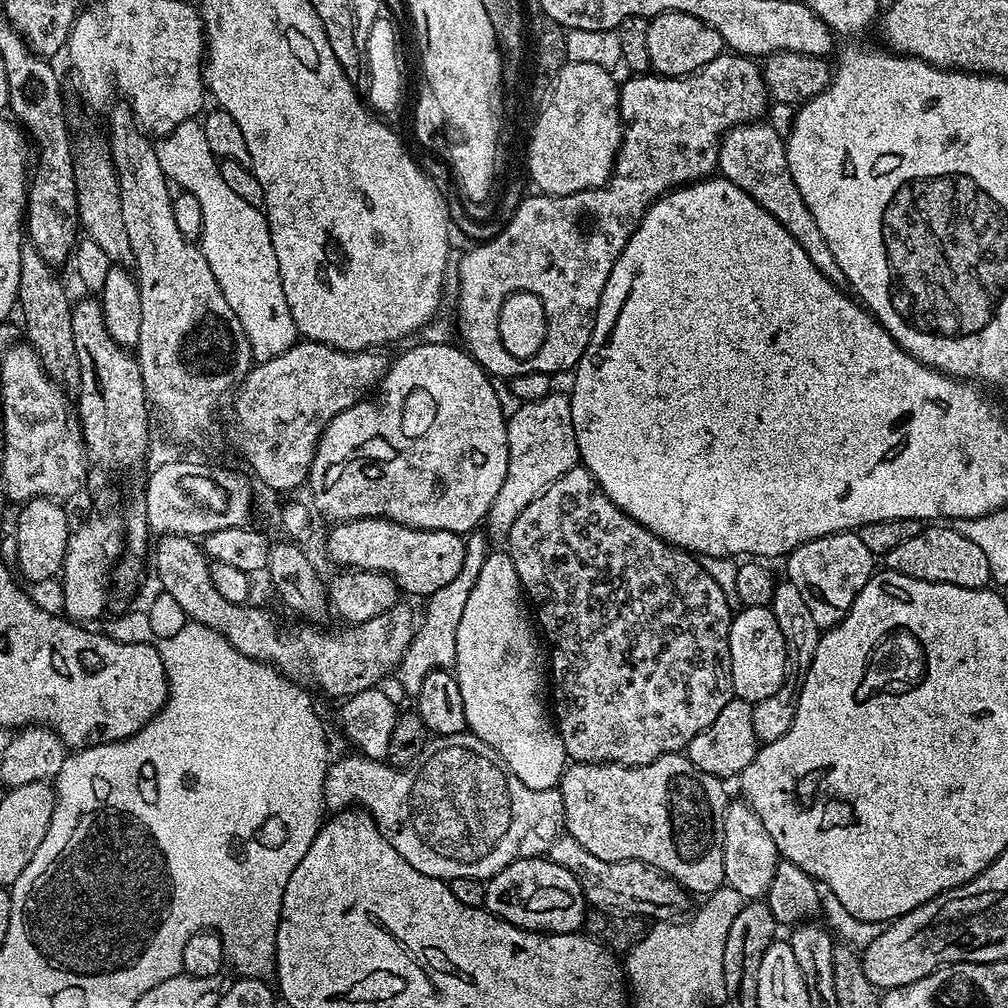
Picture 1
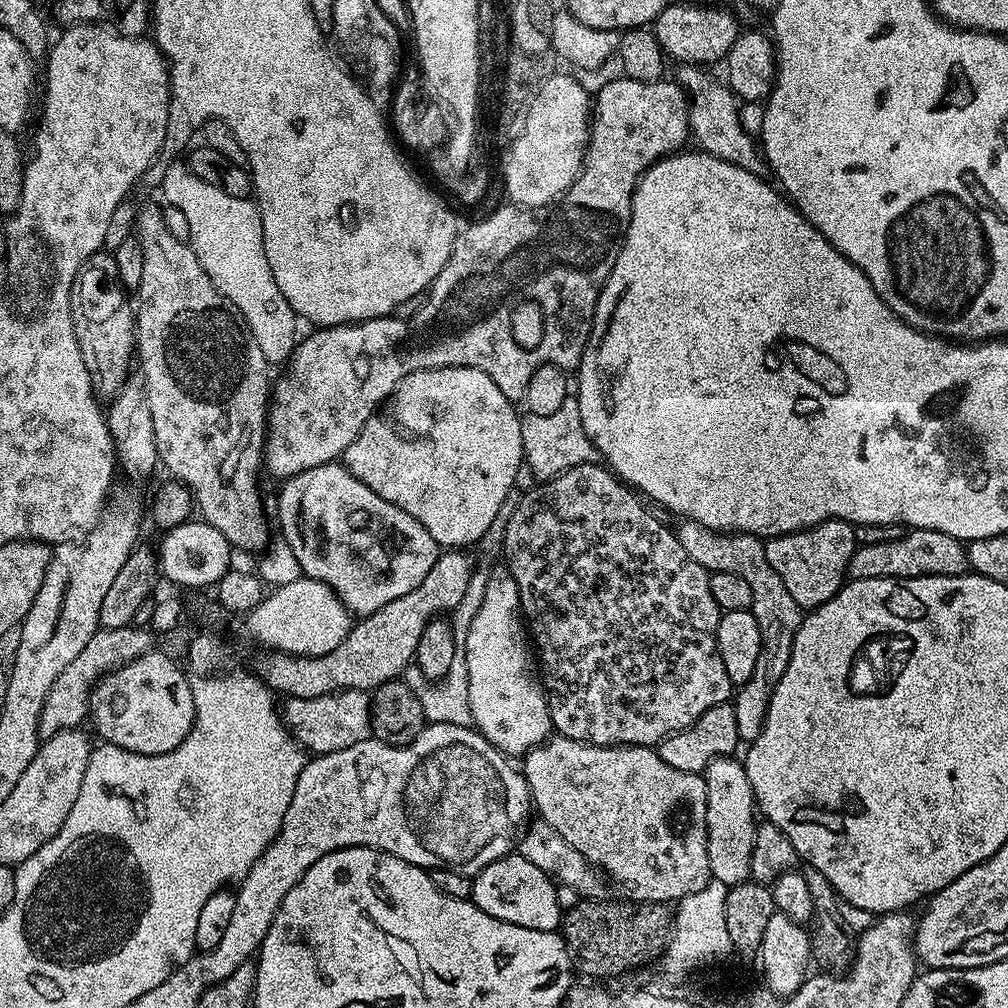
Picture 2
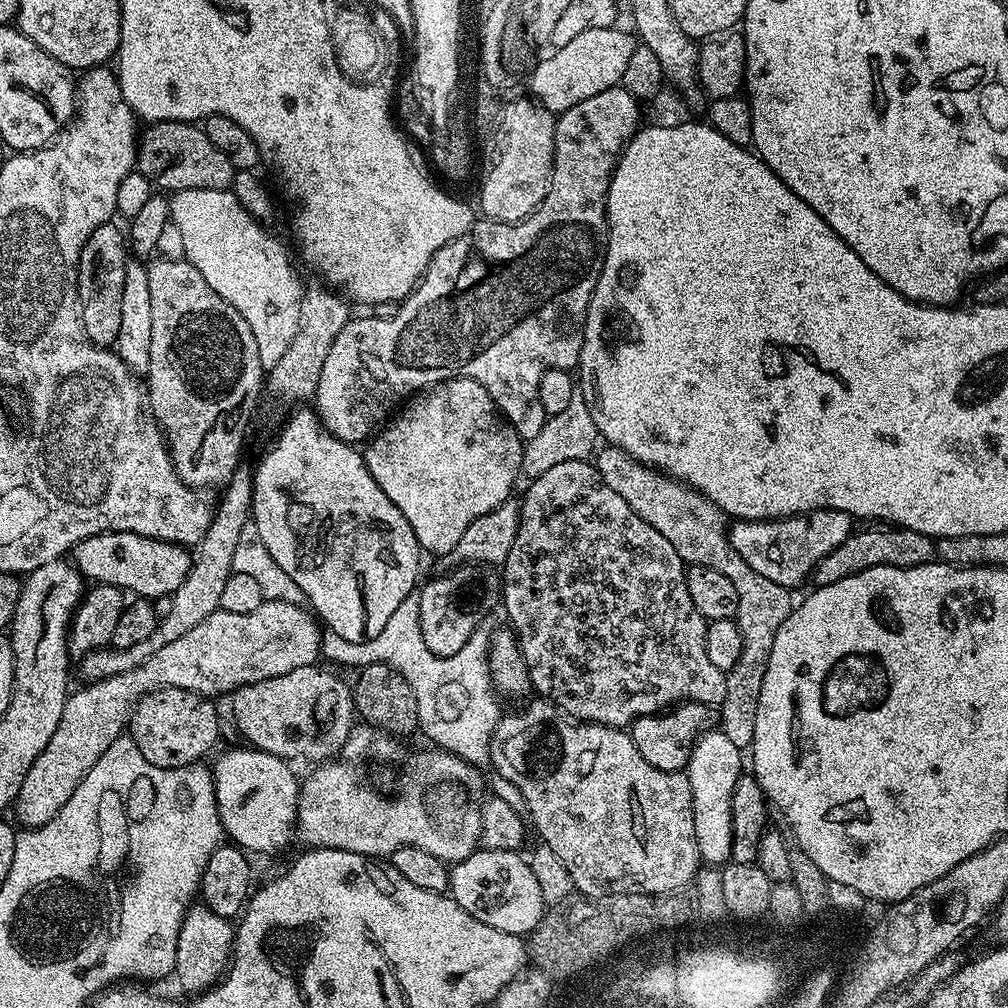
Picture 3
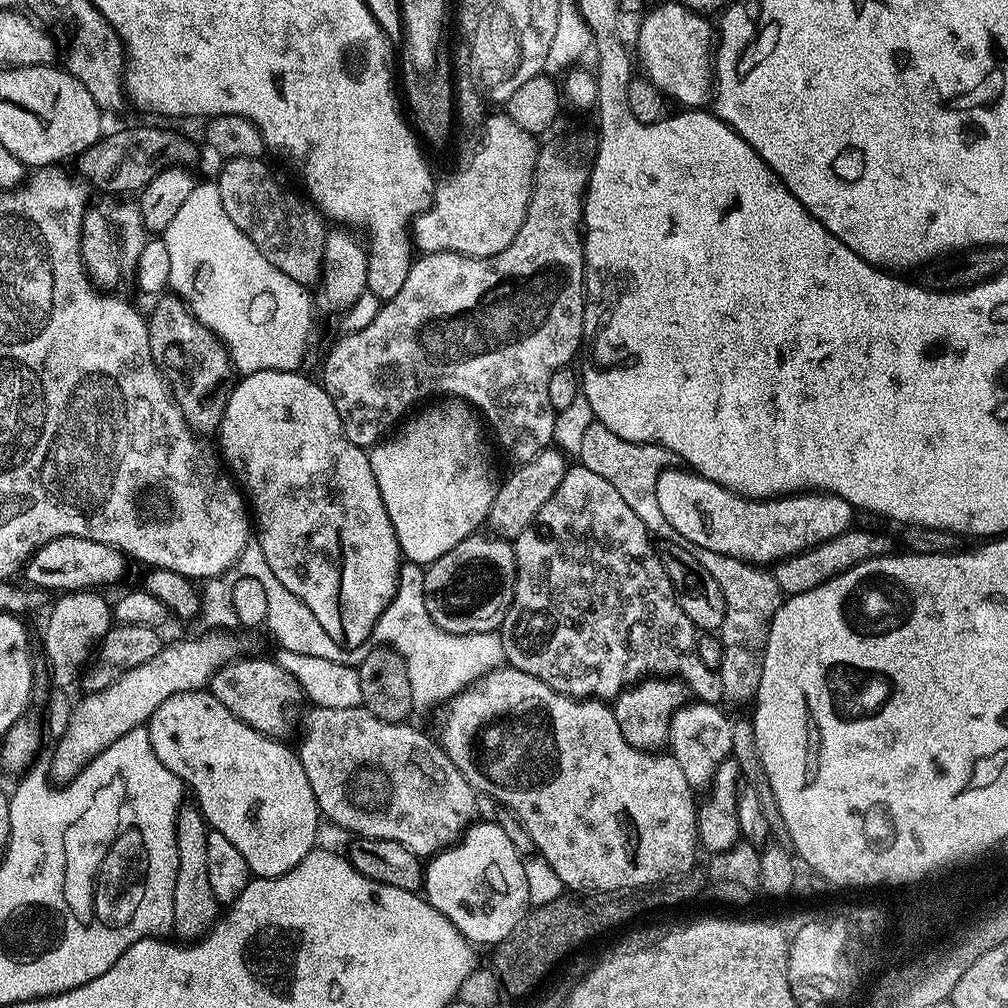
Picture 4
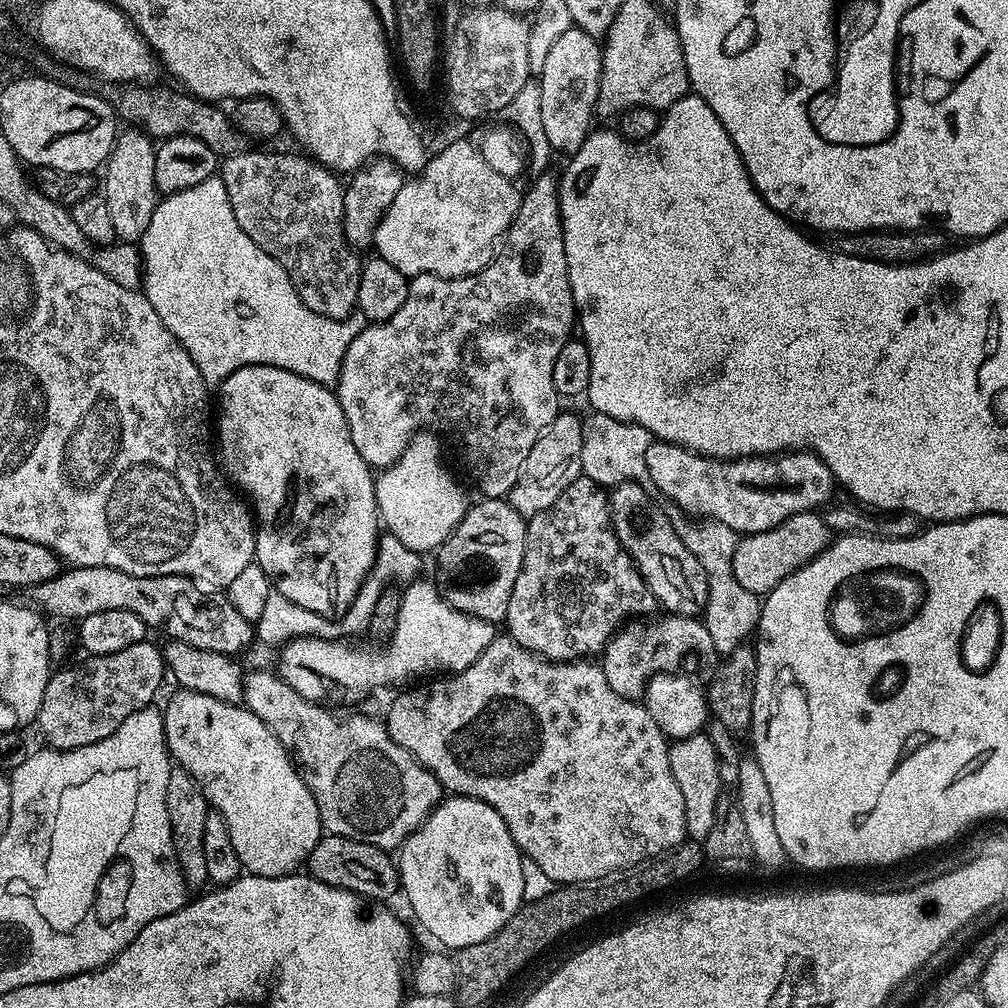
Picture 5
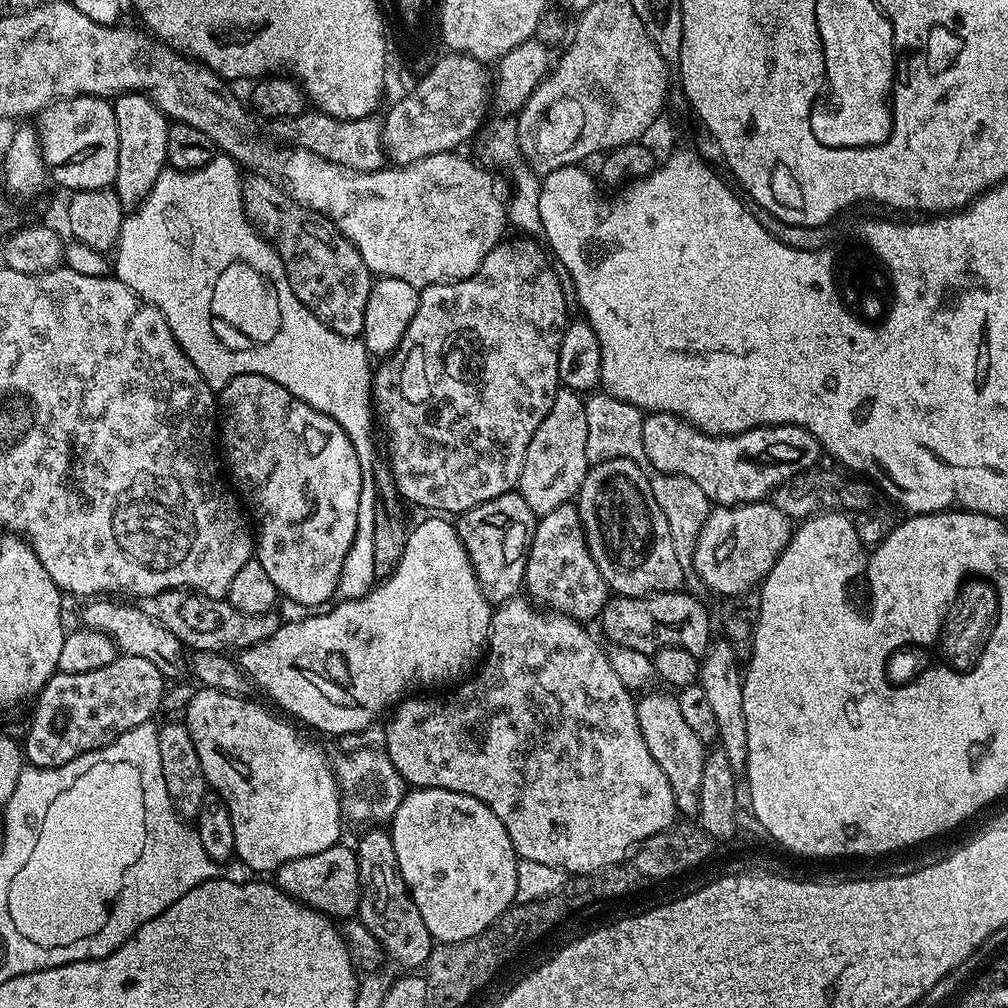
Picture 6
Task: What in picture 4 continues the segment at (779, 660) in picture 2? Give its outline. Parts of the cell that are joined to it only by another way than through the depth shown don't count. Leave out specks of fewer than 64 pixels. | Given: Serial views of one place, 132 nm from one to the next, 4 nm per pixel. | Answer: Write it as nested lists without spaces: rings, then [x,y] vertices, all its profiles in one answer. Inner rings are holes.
[[[593,423],[587,427],[586,434],[583,435],[577,457],[581,467],[606,478],[606,482],[609,482],[610,486],[613,486],[614,490],[629,503],[630,510],[642,519],[648,531],[655,537],[668,542],[680,540],[678,530],[674,530],[666,522],[658,505],[658,474],[665,468],[671,467],[674,462],[674,457],[668,449],[660,444],[626,442],[625,439],[618,437],[618,434],[614,434],[614,430],[608,430],[606,426]],[[692,548],[694,558],[714,574],[714,582],[722,586],[722,598],[726,598],[726,618],[718,633],[722,650],[719,674],[724,687],[724,700],[732,704],[744,704],[755,697],[762,682],[762,662],[766,642],[770,634],[770,622],[782,603],[782,593],[771,571],[763,567],[739,560],[714,550]]]

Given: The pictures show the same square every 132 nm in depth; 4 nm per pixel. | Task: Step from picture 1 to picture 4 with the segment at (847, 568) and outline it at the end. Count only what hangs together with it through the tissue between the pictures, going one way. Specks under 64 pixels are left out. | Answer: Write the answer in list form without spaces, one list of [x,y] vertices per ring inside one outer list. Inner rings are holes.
[[[668,467],[658,474],[658,505],[666,522],[678,530],[680,540],[692,548],[714,550],[757,566],[772,566],[853,527],[852,504],[833,492],[805,490],[775,498],[739,496],[698,472],[679,467]]]

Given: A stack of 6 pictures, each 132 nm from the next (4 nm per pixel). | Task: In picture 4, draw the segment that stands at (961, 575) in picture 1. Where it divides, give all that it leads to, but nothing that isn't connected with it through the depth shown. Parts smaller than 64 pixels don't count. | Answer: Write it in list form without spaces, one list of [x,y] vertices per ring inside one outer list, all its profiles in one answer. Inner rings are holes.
[[[853,526],[848,531],[838,534],[836,538],[830,538],[813,548],[799,552],[796,556],[788,556],[779,561],[771,569],[771,574],[778,582],[781,593],[787,594],[789,597],[796,597],[806,590],[814,590],[814,586],[822,586],[822,582],[826,582],[862,562],[875,560],[877,556],[887,556],[892,551],[890,537],[883,536],[880,532],[867,532],[864,528]]]

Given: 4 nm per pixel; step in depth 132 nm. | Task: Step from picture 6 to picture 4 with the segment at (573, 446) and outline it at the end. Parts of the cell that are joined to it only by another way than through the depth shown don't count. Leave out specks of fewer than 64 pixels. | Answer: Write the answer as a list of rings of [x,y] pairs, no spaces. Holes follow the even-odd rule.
[[[554,446],[543,448],[537,456],[530,458],[530,462],[513,467],[508,477],[503,477],[502,483],[497,487],[496,497],[490,506],[487,523],[492,524],[491,531],[500,538],[515,538],[534,522],[534,514],[550,502],[550,494],[554,494],[568,469],[567,457],[561,449]]]

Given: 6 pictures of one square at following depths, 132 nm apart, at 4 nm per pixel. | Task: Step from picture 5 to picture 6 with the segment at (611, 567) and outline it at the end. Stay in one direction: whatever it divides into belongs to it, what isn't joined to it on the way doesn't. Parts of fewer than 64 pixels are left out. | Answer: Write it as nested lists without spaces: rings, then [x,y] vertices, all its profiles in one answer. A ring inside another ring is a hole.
[[[575,503],[562,504],[536,520],[528,545],[523,591],[529,592],[527,595],[537,605],[581,622],[589,622],[595,616],[597,619],[603,613],[610,599],[610,589],[602,574],[598,574],[598,566],[584,540],[580,509]]]

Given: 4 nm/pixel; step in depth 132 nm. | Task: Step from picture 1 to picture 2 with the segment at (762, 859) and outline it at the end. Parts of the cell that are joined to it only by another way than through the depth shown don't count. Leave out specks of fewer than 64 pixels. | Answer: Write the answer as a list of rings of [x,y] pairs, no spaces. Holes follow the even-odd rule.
[[[723,756],[710,762],[710,766],[704,769],[702,775],[708,787],[706,790],[706,830],[708,831],[708,853],[710,854],[712,879],[729,886],[745,883],[750,877],[750,854],[754,850],[758,823],[756,797],[752,794],[750,778],[746,774],[743,763],[732,756]]]

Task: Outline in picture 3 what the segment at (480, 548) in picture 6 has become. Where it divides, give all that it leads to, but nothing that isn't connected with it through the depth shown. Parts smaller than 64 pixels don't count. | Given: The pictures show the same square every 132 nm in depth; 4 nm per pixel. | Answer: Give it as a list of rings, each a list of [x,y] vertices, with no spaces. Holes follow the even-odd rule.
[[[469,562],[467,564],[461,564],[459,566],[453,567],[452,572],[448,572],[445,576],[436,576],[432,581],[429,582],[428,585],[425,586],[424,589],[421,587],[419,589],[418,595],[420,597],[420,625],[422,626],[422,642],[426,642],[426,646],[430,646],[430,650],[434,650],[434,654],[438,654],[439,656],[449,656],[450,654],[454,654],[458,650],[462,650],[462,646],[466,646],[466,642],[470,638],[470,634],[474,634],[474,630],[476,628],[481,627],[484,615],[487,614],[488,611],[491,610],[492,607],[497,607],[498,604],[498,589],[502,584],[502,576],[499,571],[493,565],[487,562]]]

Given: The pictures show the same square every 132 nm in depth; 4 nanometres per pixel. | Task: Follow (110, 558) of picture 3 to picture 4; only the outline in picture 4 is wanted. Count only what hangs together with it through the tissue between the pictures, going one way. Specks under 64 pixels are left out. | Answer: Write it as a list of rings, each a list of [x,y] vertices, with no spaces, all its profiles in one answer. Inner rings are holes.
[[[63,536],[46,542],[22,568],[22,576],[33,588],[43,588],[52,594],[96,590],[102,584],[116,584],[124,576],[126,557],[119,548],[111,548],[90,538]]]

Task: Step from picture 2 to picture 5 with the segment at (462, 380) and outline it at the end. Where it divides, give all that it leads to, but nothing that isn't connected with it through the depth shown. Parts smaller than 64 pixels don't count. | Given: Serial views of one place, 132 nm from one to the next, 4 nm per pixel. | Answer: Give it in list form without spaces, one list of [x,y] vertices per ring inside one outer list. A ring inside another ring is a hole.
[[[432,430],[417,432],[403,454],[375,477],[376,510],[383,527],[404,546],[421,554],[439,549],[470,507],[470,500],[464,497],[459,482],[448,473],[440,457],[440,440],[436,434]]]

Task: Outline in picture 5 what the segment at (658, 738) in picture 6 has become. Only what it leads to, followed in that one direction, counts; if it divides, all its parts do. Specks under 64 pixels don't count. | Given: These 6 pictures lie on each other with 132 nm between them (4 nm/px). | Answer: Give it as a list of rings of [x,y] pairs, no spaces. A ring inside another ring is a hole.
[[[695,732],[685,740],[675,741],[669,747],[668,753],[670,774],[674,774],[674,782],[678,782],[678,790],[682,790],[682,806],[686,806],[687,839],[692,842],[703,842],[710,830],[714,830],[714,822],[721,807],[722,785],[718,774],[718,750],[704,732]]]

